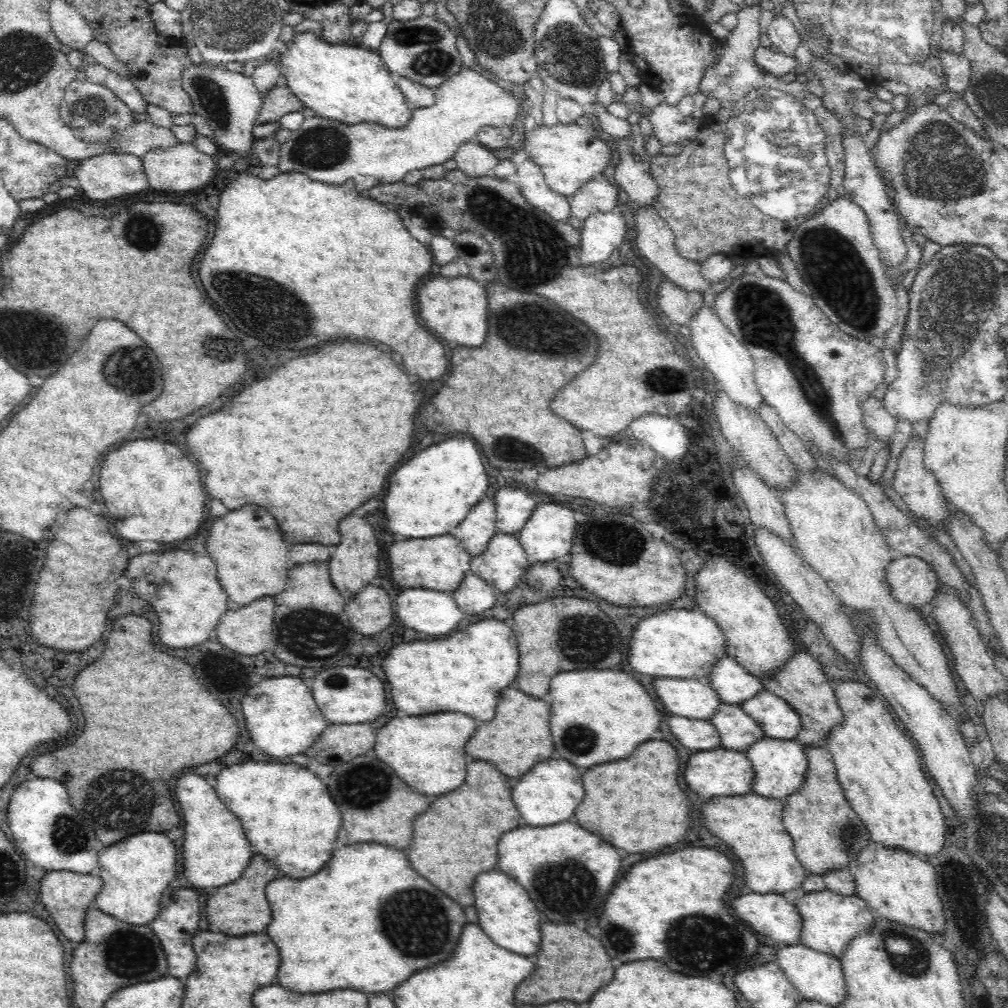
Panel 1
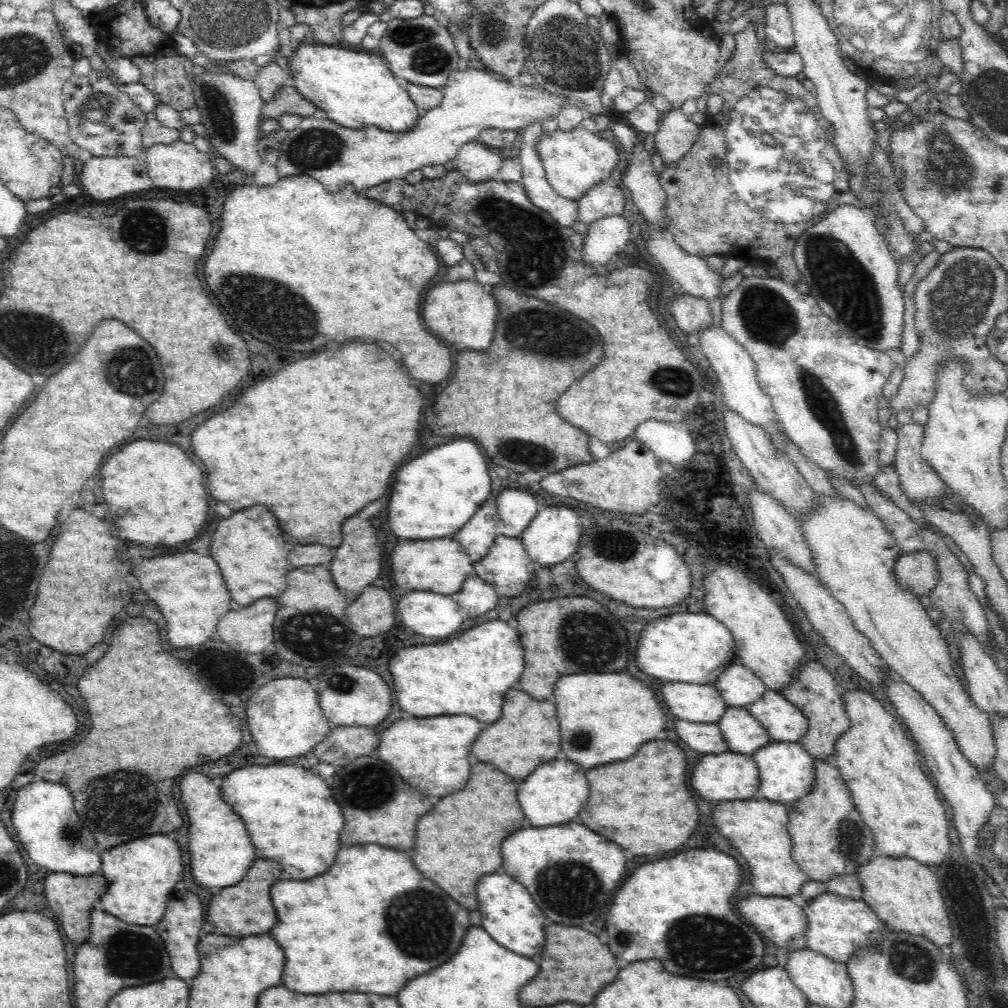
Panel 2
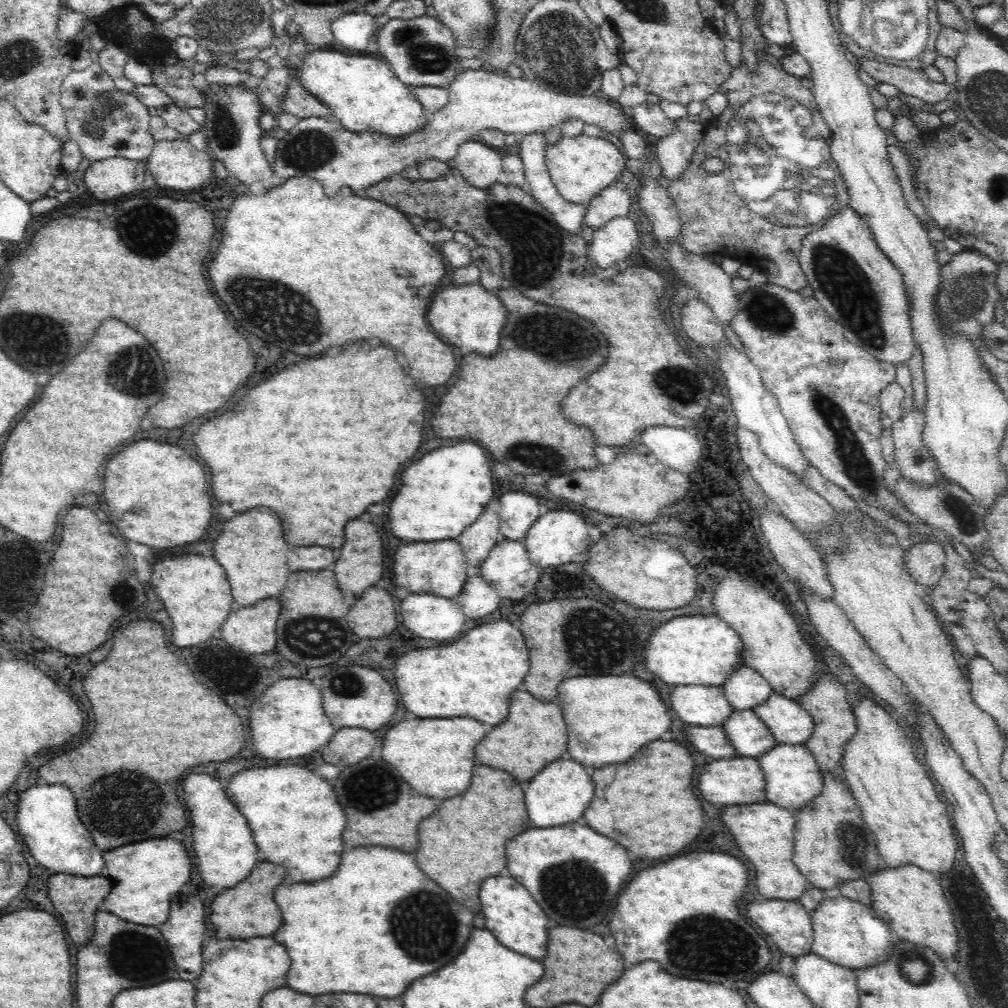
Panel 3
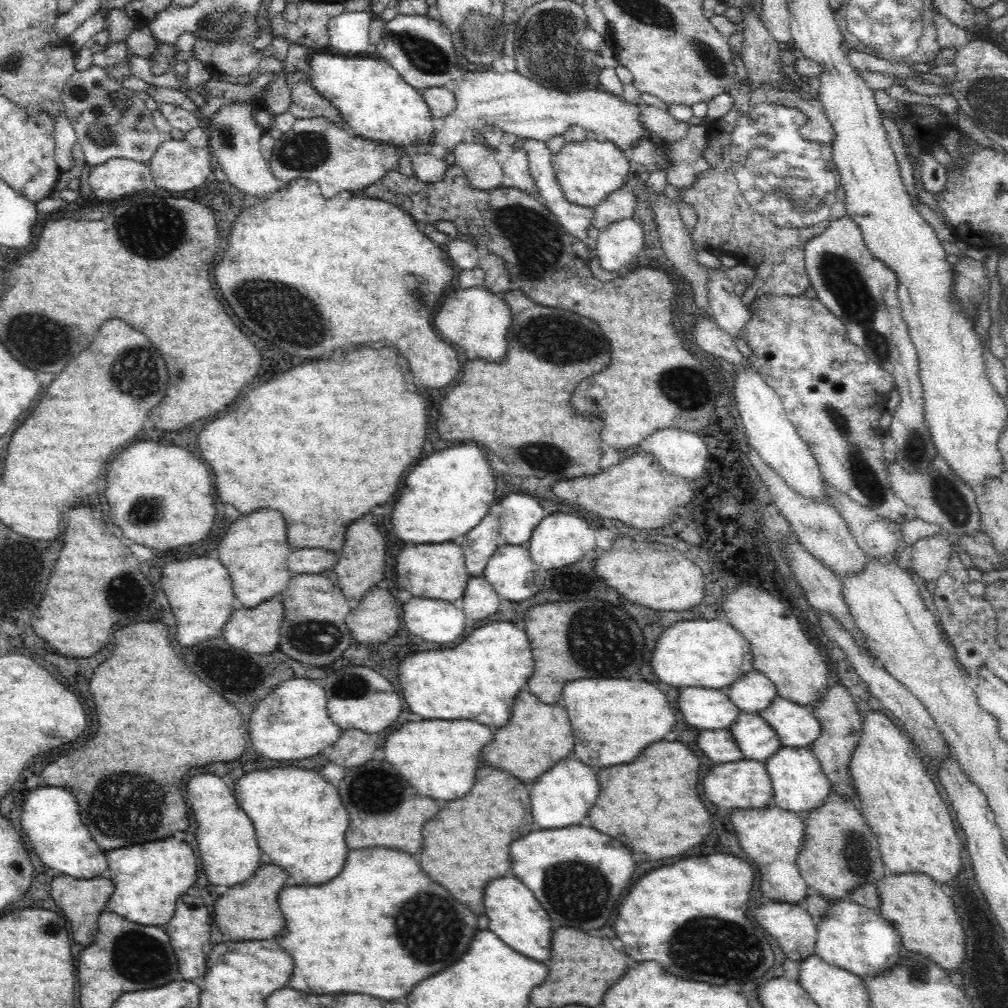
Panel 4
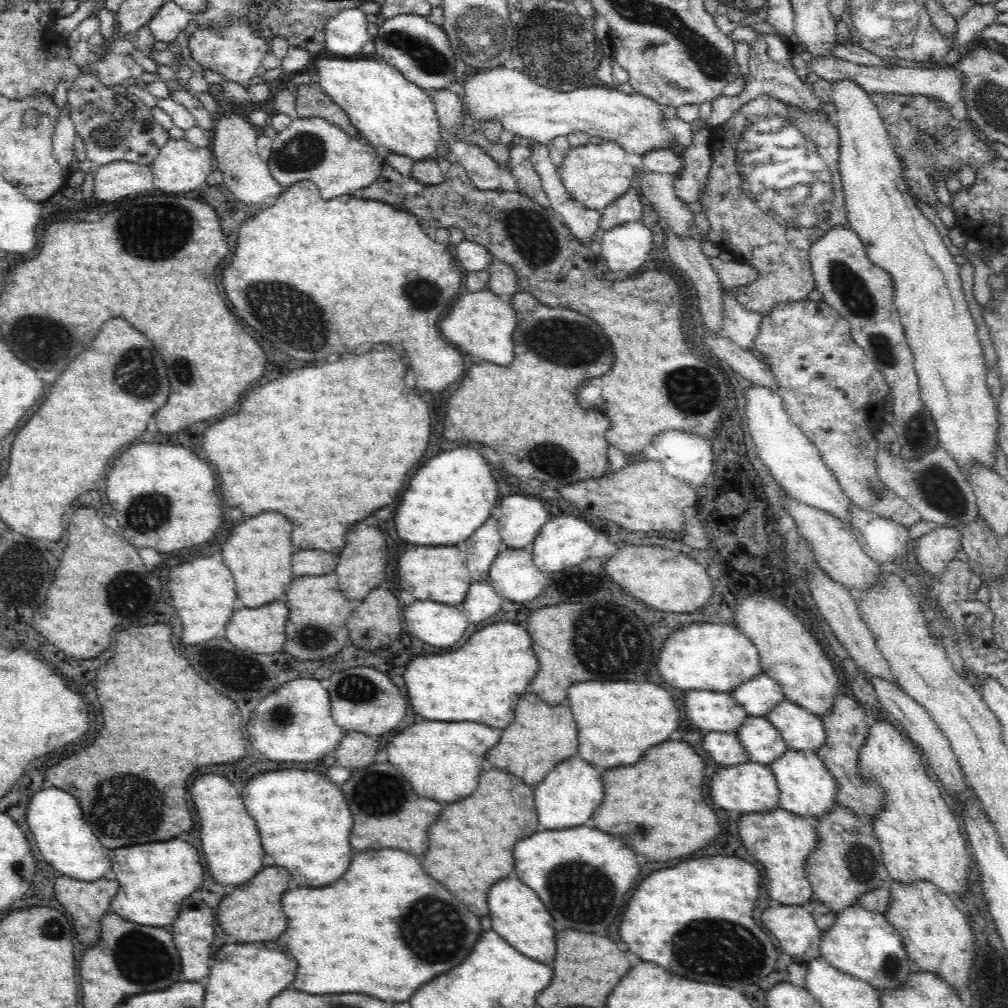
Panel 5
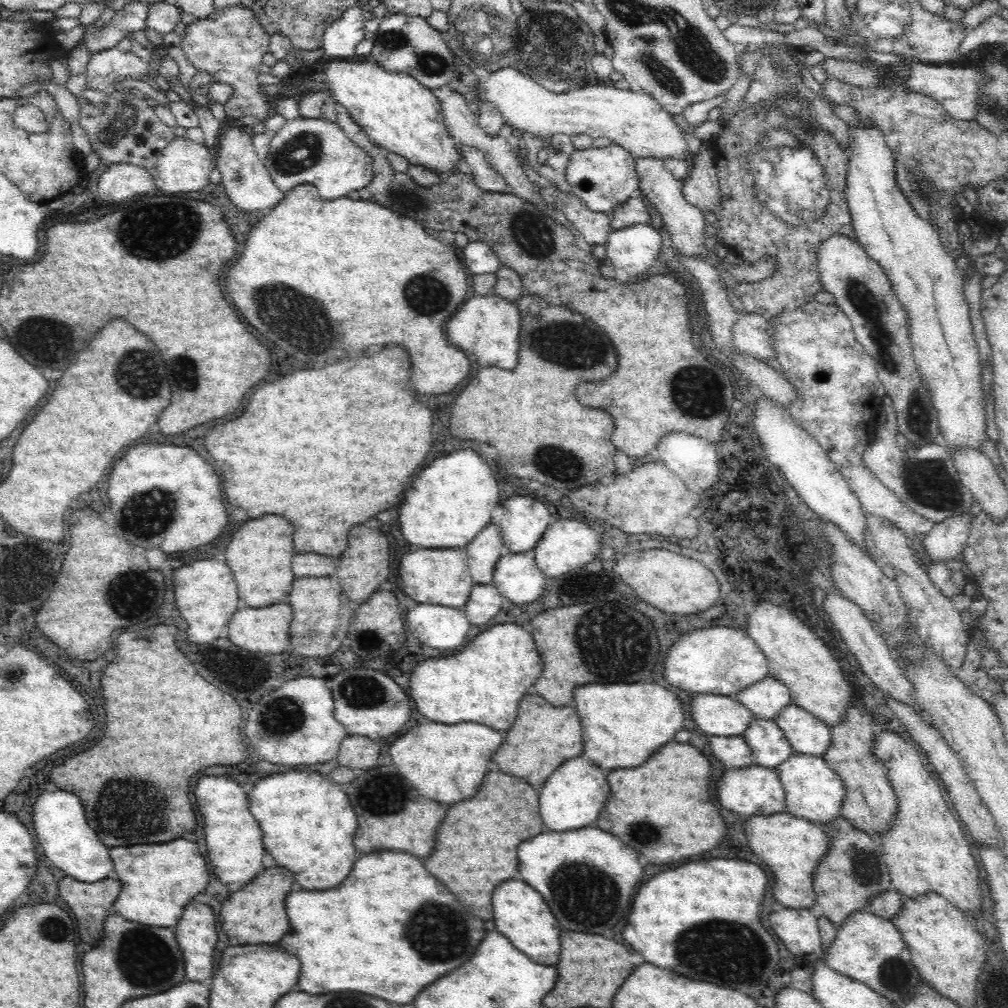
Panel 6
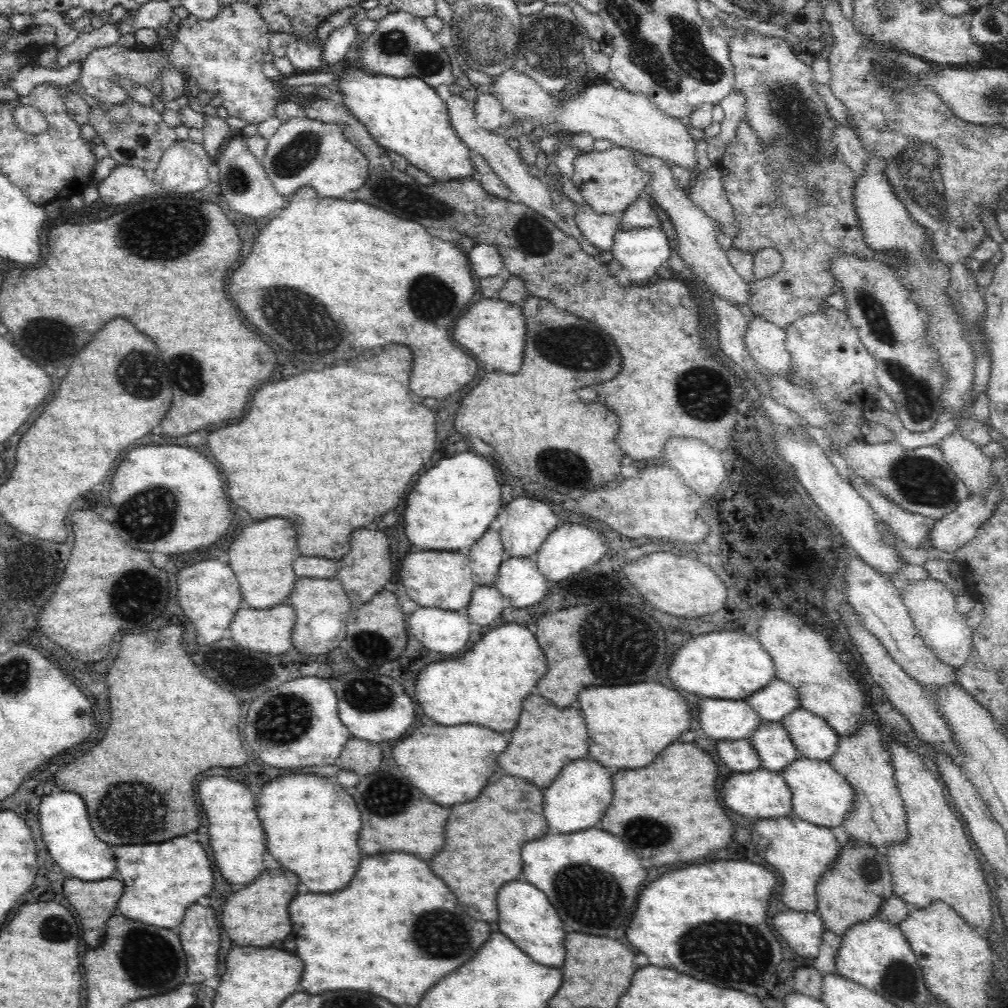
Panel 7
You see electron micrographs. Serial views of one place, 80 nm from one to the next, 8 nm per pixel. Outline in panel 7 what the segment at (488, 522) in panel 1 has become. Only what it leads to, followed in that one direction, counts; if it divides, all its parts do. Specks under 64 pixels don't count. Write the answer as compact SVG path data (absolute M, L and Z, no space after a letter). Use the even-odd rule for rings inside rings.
M486 528L480 540L470 546L468 558L476 586L494 584L504 550L499 532L492 528Z

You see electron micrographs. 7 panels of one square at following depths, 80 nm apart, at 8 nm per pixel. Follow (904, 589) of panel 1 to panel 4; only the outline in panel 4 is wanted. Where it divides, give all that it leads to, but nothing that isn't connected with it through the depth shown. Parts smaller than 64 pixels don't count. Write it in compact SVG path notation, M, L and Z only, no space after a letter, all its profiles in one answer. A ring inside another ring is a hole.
M944 535L925 537L912 545L911 570L923 581L937 580L945 574L953 546Z

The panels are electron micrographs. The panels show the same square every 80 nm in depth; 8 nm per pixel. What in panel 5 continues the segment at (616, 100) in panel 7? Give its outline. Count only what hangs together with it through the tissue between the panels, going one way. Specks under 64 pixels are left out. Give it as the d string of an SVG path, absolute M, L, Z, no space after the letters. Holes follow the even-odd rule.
M500 68L471 74L462 84L460 98L462 113L476 124L498 122L503 130L520 136L525 142L532 140L547 145L557 136L567 136L576 130L600 136L618 143L627 153L645 154L654 148L670 150L676 146L670 131L662 125L660 105L640 93L628 95L618 88L576 87L568 92L540 86L524 72L515 68Z

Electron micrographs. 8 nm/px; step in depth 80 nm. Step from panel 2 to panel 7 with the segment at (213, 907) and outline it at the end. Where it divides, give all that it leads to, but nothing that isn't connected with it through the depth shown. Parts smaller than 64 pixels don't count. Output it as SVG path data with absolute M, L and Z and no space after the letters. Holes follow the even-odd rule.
M286 868L262 872L250 886L232 894L222 906L222 926L228 932L234 946L274 946L282 948L282 942L290 934L288 902L296 894L298 878Z

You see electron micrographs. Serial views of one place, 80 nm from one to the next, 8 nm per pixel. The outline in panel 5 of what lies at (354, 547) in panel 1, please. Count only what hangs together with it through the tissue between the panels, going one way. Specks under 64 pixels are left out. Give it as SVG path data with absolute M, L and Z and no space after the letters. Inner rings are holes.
M364 522L354 524L348 530L346 546L340 552L340 560L334 570L342 594L346 594L348 600L364 600L366 594L384 580L384 560L386 560L386 544L382 540L380 530L374 526L368 526Z

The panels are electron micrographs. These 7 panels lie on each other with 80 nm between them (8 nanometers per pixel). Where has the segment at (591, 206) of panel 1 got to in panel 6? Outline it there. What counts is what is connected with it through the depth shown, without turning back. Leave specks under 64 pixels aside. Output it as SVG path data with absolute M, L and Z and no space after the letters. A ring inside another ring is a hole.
M634 190L630 198L608 213L610 230L620 230L632 224L647 224L650 222L648 207L644 204L640 190Z

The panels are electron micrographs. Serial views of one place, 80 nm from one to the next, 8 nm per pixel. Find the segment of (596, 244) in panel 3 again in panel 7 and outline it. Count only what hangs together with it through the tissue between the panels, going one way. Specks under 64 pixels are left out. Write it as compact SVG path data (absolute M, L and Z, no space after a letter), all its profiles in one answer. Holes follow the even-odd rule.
M659 227L634 228L632 230L616 230L614 240L612 240L612 259L617 260L624 270L632 274L636 282L648 282L650 276L656 272L656 268L668 260L670 248L668 248L668 238Z

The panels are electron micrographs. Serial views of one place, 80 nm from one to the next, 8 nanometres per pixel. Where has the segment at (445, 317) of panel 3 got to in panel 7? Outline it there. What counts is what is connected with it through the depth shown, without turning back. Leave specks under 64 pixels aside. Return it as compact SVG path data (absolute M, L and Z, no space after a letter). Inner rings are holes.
M482 298L454 322L451 338L456 345L474 354L478 362L482 362L486 372L502 370L506 374L514 374L522 366L522 354L525 350L521 307L500 298Z

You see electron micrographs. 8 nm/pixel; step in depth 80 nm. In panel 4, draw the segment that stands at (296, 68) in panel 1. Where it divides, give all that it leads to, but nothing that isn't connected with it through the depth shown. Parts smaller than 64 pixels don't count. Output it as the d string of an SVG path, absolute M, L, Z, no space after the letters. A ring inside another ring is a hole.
M311 53L308 60L308 83L332 103L350 132L384 145L408 149L429 144L434 132L429 106L388 61L326 53Z

